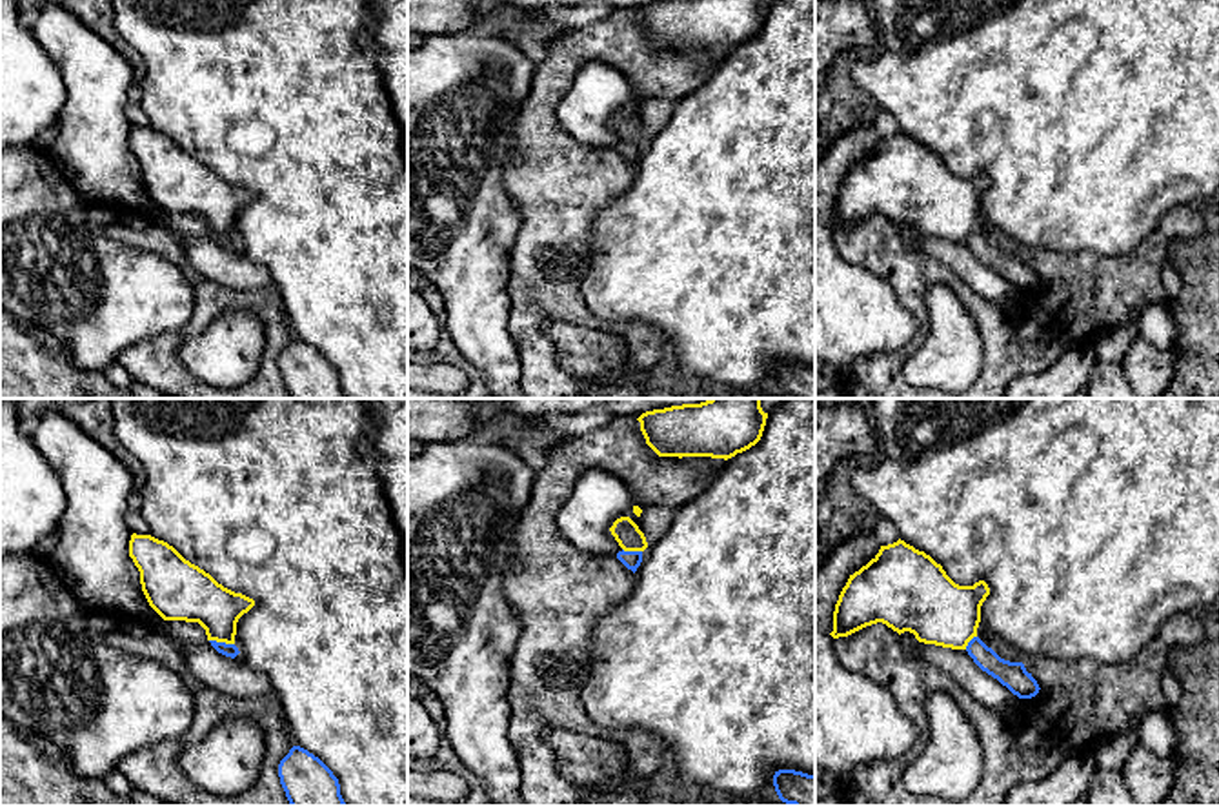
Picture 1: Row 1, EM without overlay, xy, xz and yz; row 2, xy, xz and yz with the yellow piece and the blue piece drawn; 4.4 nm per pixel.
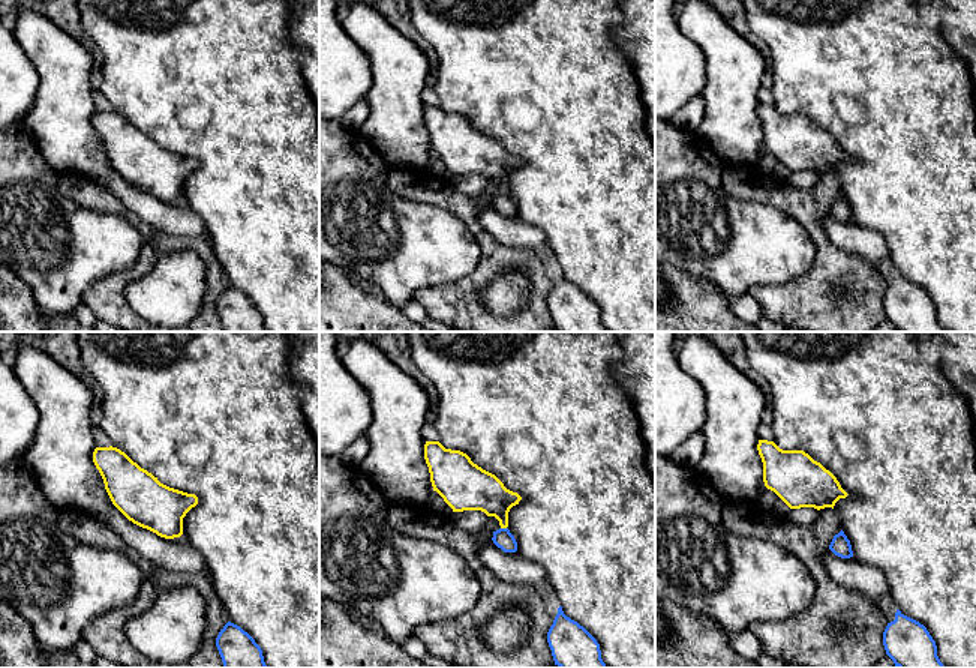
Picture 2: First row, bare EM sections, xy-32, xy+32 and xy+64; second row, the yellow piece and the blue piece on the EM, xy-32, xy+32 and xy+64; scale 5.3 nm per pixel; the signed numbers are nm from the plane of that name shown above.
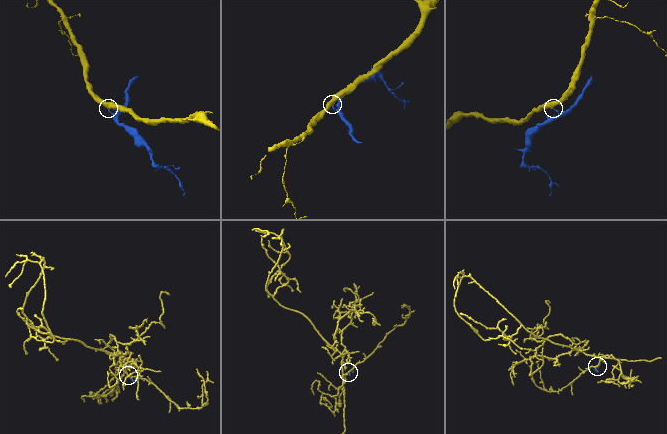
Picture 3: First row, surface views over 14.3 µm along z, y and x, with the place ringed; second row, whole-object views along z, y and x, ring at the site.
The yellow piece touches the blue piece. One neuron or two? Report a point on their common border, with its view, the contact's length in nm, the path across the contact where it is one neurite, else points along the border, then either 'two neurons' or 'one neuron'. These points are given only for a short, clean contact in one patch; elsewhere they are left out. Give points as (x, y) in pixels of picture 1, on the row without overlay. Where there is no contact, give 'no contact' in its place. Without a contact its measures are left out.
xy (222, 233) | 110 nm | along xy (210, 231), (233, 237) | two neurons

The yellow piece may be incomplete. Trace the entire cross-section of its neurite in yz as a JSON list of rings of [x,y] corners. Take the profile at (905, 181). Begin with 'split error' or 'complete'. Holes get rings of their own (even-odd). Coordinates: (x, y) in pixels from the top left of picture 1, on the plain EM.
complete | [[[904,133],[881,138],[879,146],[850,167],[833,204],[833,231],[848,229],[866,218],[882,215],[899,227],[910,224],[919,235],[966,242],[977,229],[981,198],[990,187],[984,173],[973,178],[955,176],[941,156]]]

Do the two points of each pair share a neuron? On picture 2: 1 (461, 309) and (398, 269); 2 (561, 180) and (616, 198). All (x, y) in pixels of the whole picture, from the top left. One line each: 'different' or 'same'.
1: different
2: same

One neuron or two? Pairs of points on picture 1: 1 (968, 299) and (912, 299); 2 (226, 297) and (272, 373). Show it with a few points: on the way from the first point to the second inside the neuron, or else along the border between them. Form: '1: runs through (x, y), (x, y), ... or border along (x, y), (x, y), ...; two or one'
1: runs through (954, 282), (948, 277), (928, 277), (923, 282); one
2: runs through (251, 299), (272, 317), (272, 348); one

